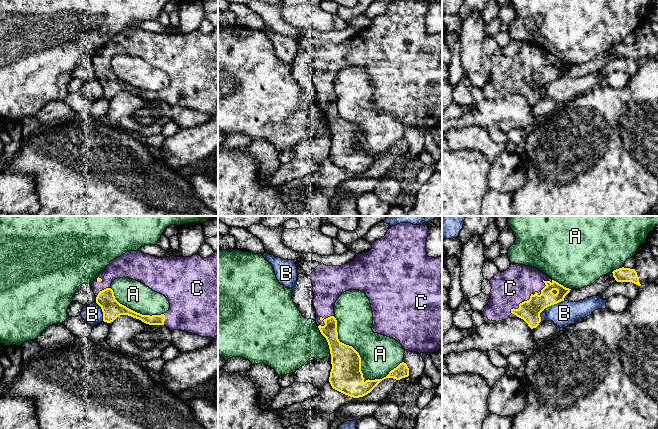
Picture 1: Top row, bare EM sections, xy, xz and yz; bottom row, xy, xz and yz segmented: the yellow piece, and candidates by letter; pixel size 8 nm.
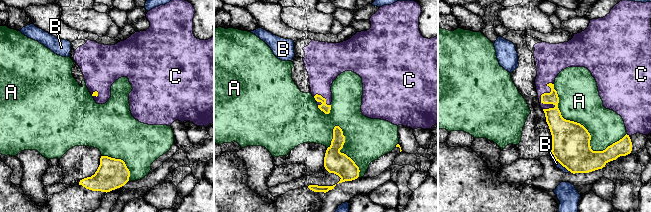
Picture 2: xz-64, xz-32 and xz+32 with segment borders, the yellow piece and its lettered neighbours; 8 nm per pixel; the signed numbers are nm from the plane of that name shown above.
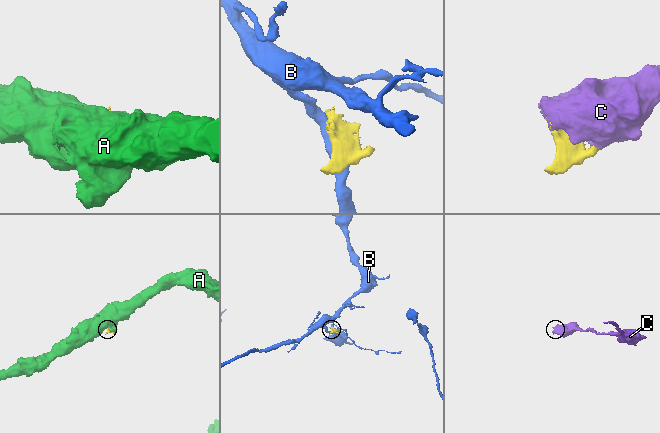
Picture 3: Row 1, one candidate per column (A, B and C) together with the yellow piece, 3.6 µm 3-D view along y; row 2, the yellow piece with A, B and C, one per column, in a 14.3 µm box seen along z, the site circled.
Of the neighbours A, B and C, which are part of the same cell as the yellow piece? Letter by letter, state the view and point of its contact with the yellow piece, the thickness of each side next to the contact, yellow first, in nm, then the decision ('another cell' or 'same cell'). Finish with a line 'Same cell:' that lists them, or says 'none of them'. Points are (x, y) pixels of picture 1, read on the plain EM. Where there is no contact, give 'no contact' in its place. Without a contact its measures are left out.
A: contact xz (360, 140); calibres 260 and 300 nm; another cell
B: contact yz (548, 82); calibres 170 and 200 nm; another cell
C: contact yz (532, 70); calibres 170 and 280 nm; same cell
Same cell: C

